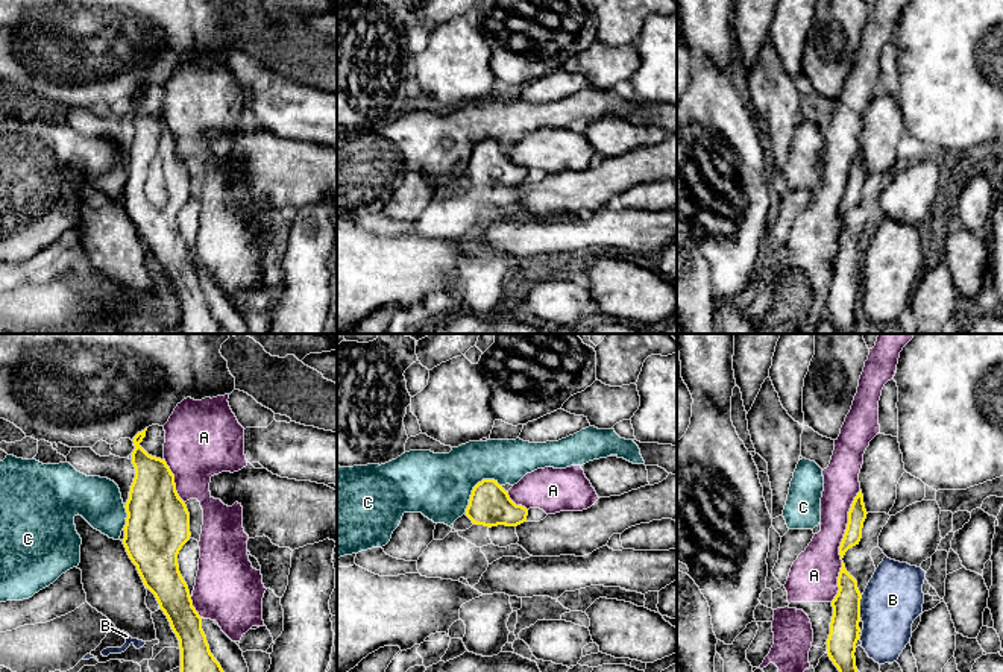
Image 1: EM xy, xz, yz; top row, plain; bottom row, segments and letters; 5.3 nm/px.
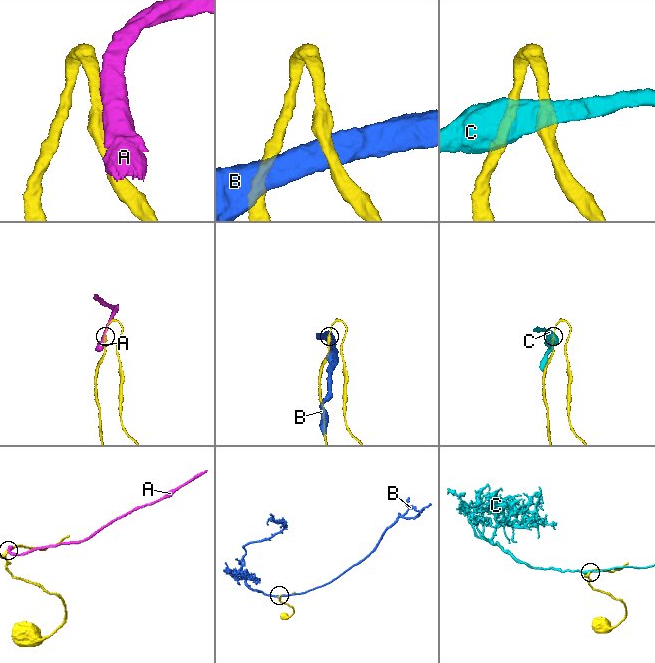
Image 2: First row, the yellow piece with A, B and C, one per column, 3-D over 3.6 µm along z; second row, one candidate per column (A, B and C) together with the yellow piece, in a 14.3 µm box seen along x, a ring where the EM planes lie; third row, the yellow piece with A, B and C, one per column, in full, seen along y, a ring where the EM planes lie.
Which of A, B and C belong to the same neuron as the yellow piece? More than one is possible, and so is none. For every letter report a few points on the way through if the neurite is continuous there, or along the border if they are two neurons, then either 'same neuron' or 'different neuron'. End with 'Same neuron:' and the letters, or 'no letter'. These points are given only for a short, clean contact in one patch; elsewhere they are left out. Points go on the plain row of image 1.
A: same neuron
B: along yz (862, 255), (859, 278) | different neuron
C: along xz (501, 144), (493, 140), (481, 140), (474, 147), (465, 173) | different neuron
Same neuron: A

